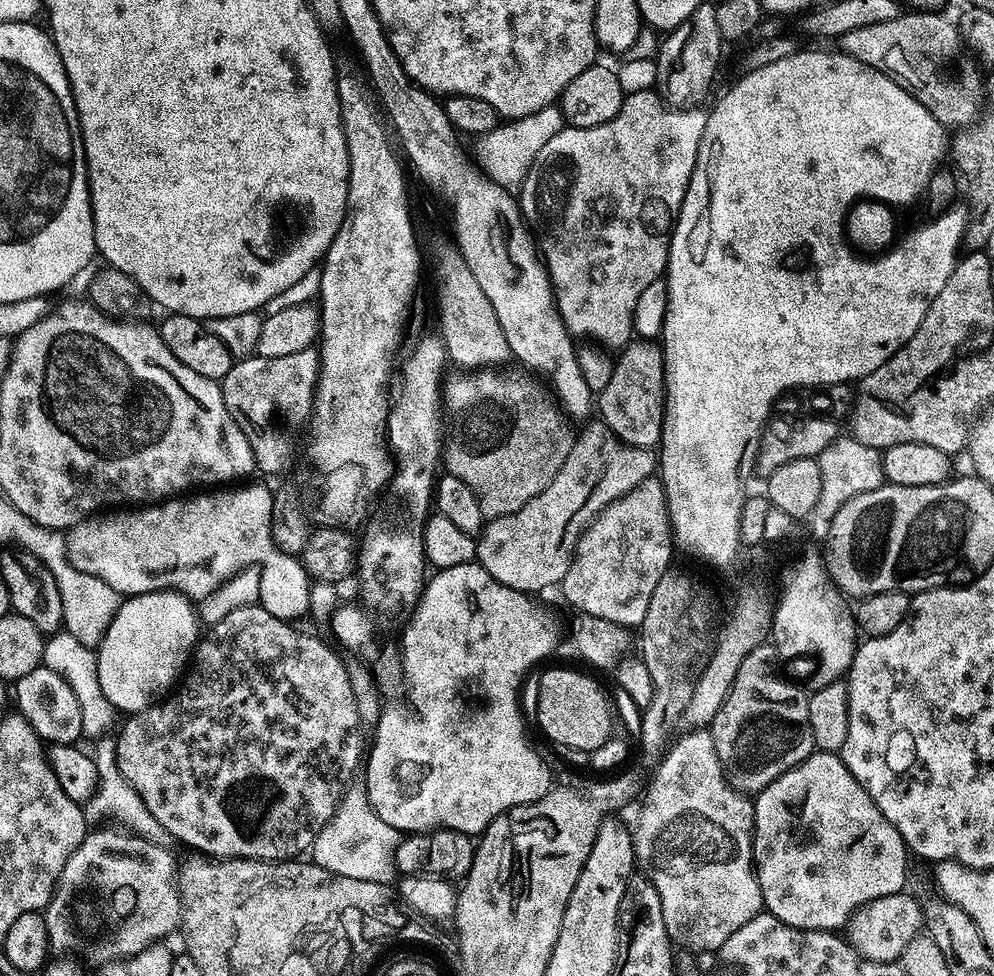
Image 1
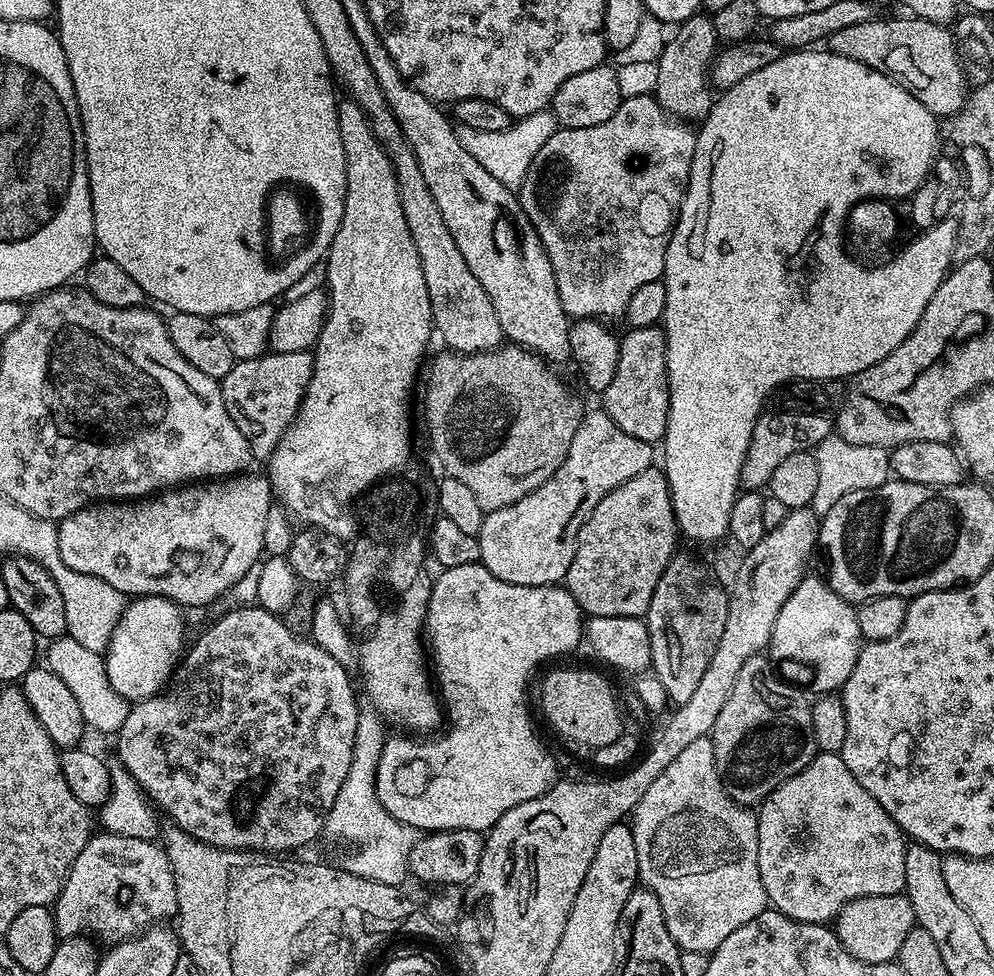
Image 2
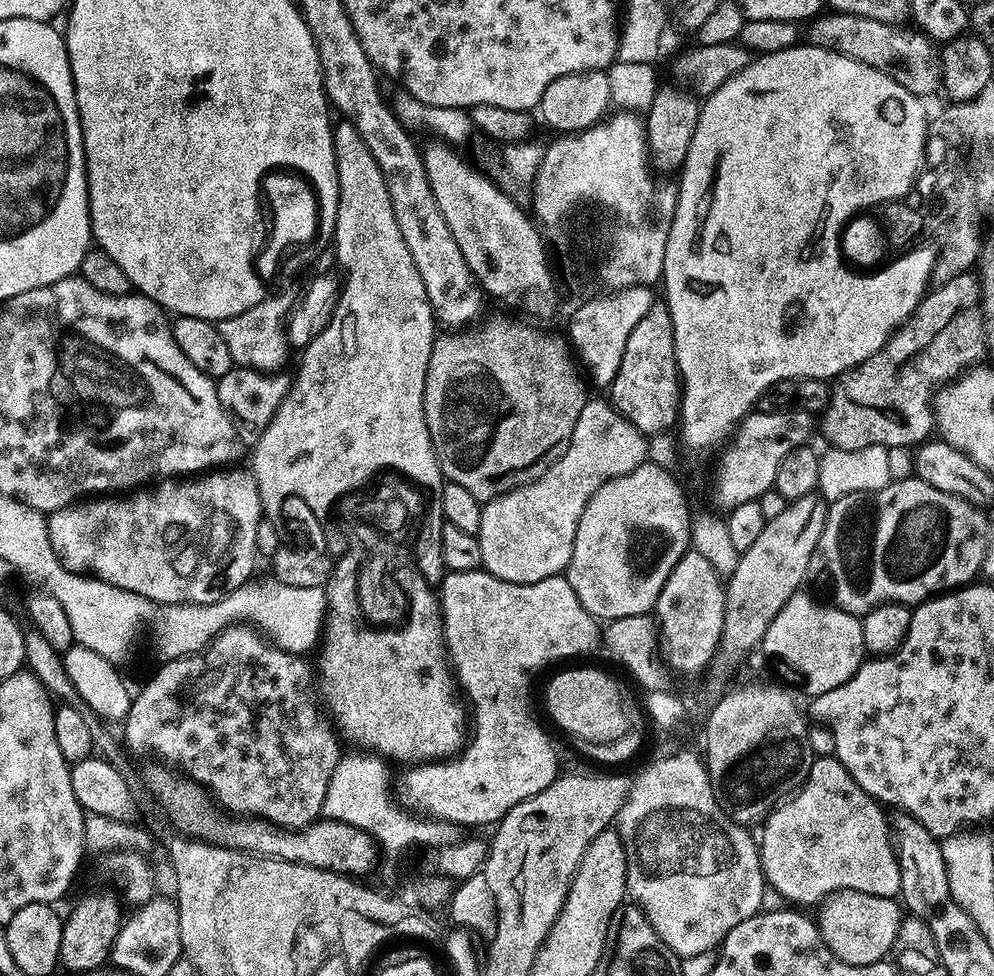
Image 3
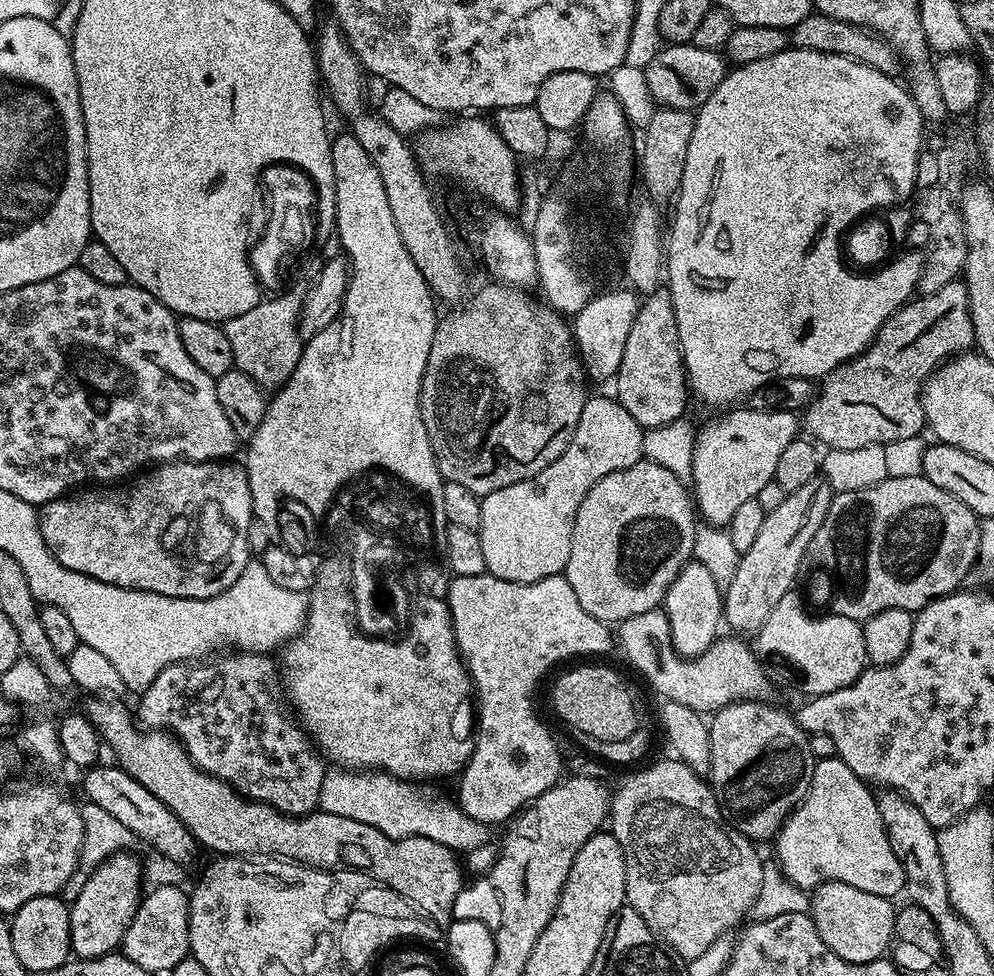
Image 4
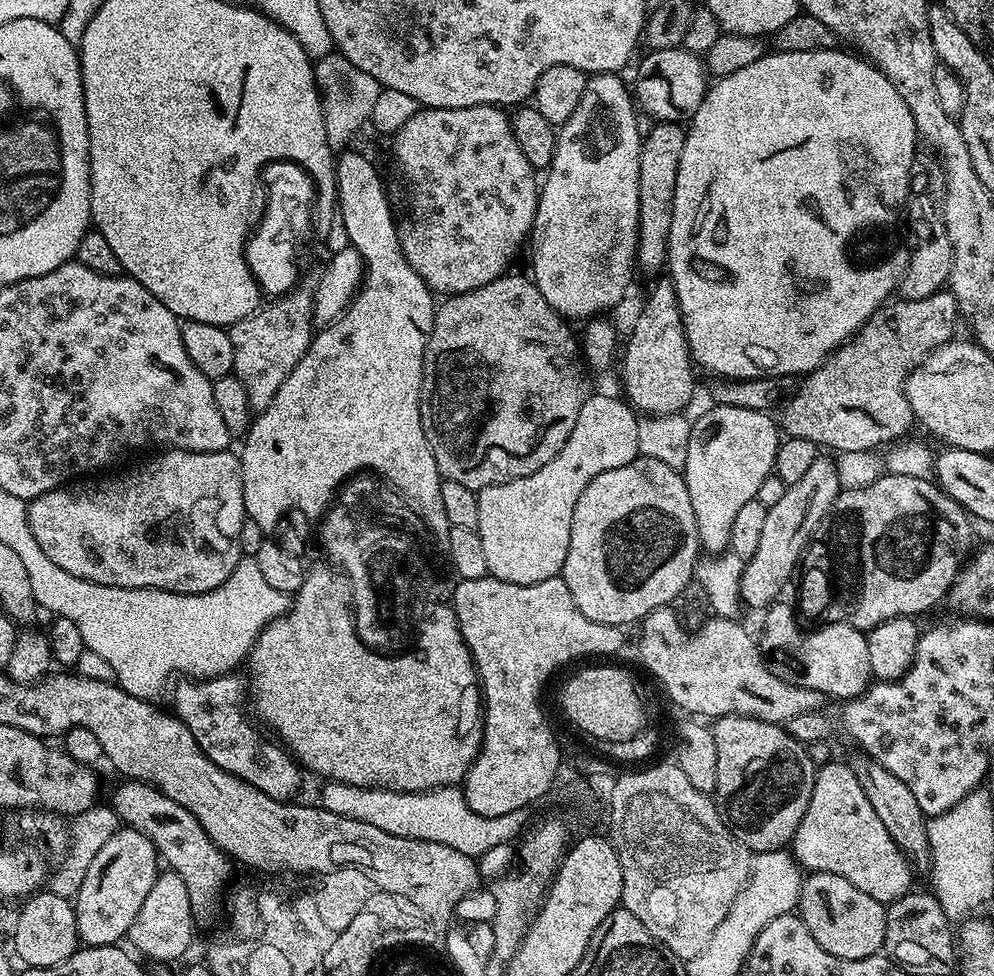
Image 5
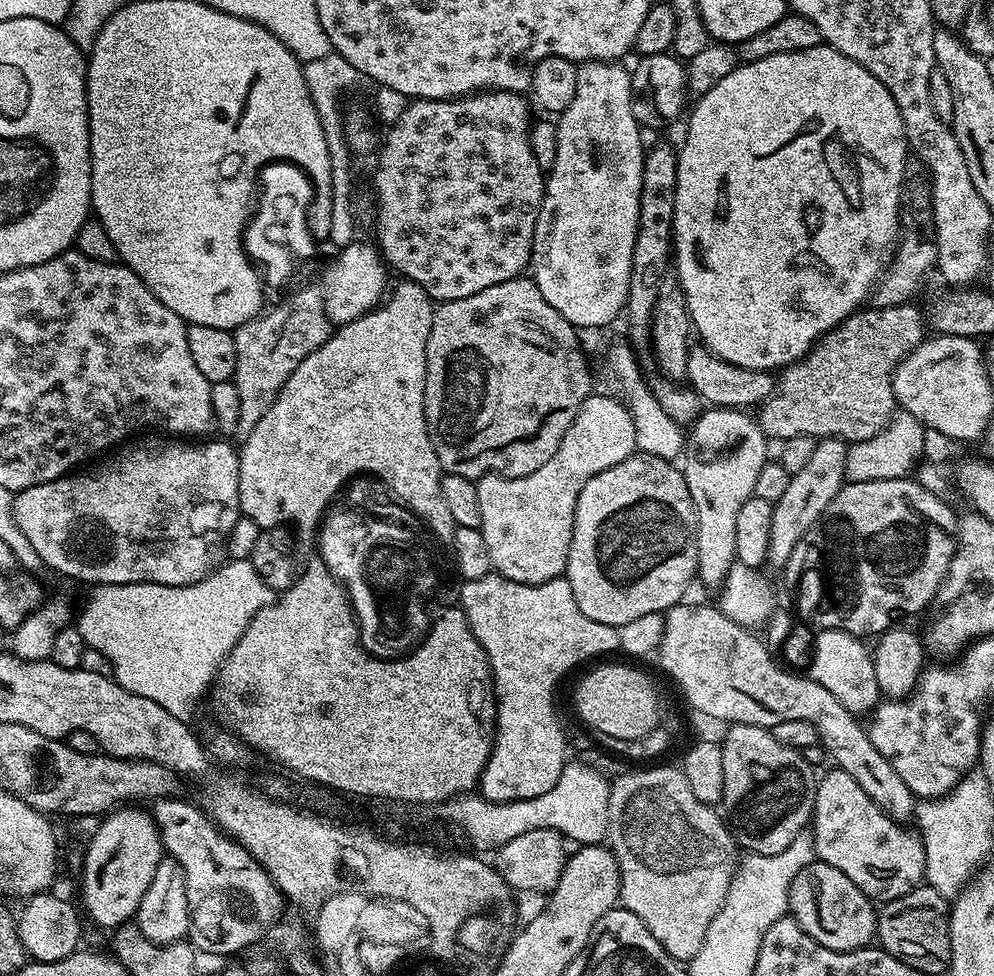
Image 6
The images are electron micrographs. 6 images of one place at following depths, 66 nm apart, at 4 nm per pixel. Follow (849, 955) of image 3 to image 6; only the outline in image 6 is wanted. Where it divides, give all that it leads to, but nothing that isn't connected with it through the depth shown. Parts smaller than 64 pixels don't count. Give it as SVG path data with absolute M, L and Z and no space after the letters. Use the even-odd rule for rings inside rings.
M813 862L807 864L790 882L790 894L788 895L788 910L793 920L814 938L822 946L839 952L853 952L859 948L869 947L876 935L877 909L868 895L842 870L838 870L829 864Z

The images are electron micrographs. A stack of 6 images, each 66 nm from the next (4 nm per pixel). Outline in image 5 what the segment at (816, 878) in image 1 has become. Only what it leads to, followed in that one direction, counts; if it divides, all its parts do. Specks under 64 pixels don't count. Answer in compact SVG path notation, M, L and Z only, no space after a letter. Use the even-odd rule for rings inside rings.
M833 762L816 769L814 794L810 794L810 806L806 806L806 814L802 814L802 822L798 822L798 830L792 835L790 851L801 869L838 874L846 878L846 882L854 882L862 894L870 894L870 898L882 905L887 906L910 891L911 884L908 883L912 880L913 872L910 861L894 838L890 838L886 826L882 826L882 818L874 814L874 806L870 806L866 794L862 794L862 786L858 786L858 778L847 763Z

